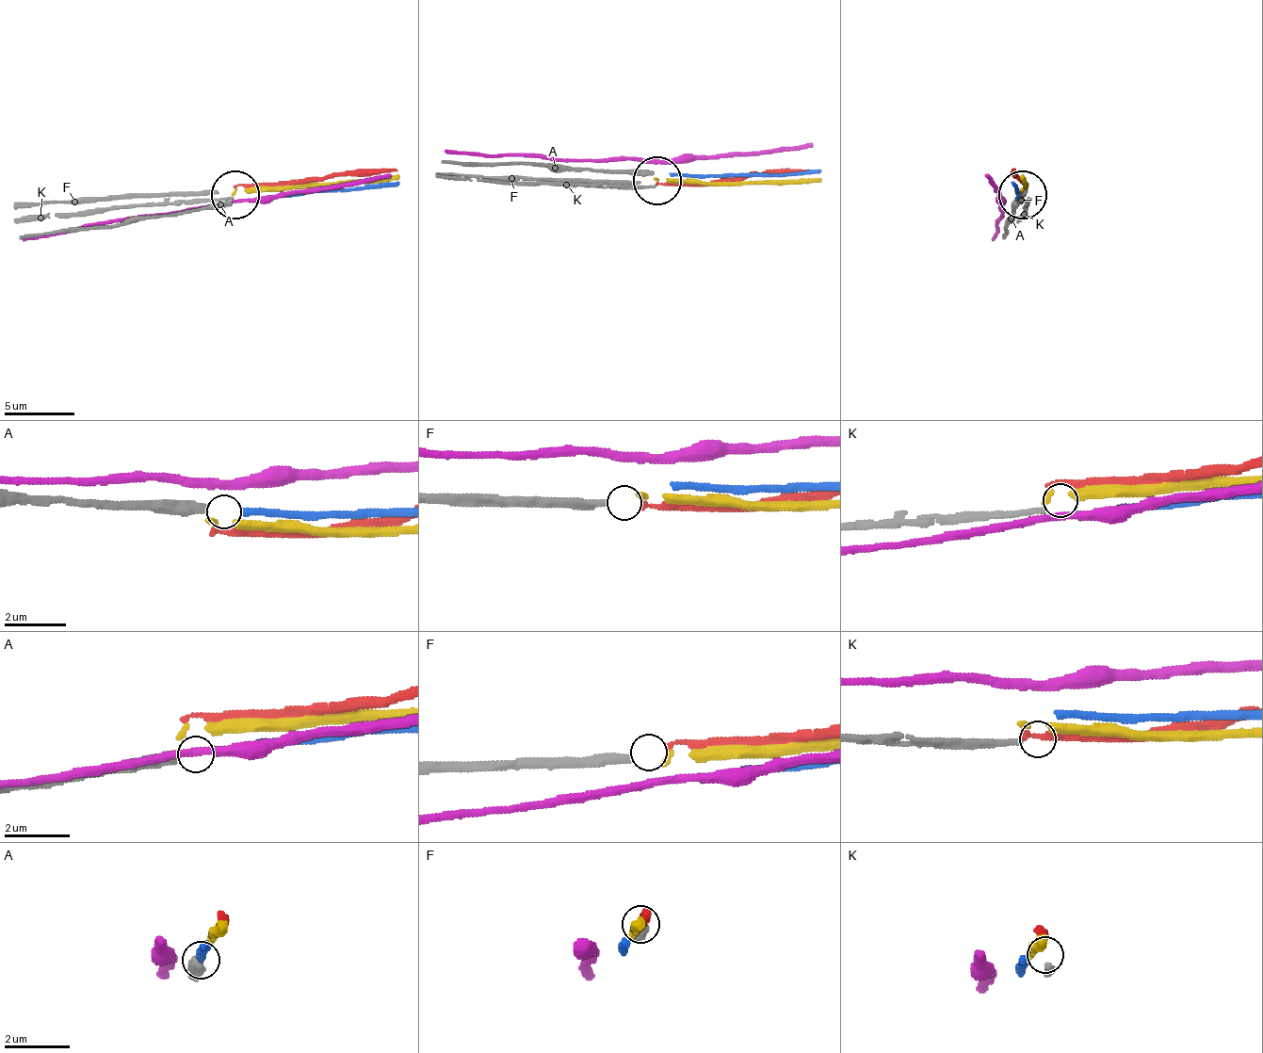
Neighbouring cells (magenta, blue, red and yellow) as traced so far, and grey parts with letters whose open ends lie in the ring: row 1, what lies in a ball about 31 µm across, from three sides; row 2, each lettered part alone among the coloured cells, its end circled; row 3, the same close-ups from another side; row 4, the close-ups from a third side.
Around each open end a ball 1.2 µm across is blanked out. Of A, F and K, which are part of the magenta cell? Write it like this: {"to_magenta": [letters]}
{"to_magenta": []}

